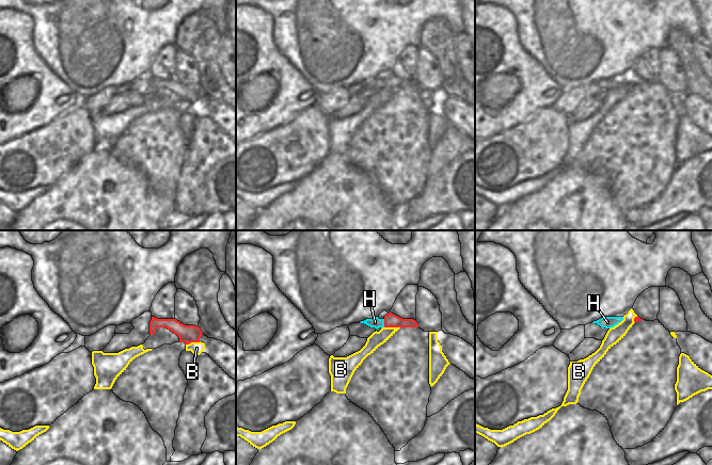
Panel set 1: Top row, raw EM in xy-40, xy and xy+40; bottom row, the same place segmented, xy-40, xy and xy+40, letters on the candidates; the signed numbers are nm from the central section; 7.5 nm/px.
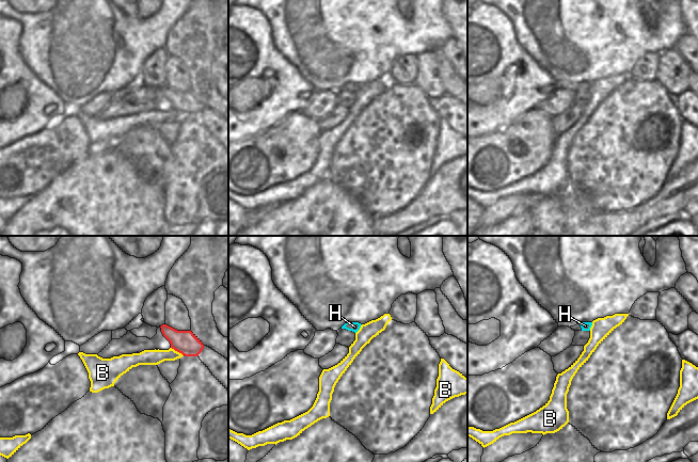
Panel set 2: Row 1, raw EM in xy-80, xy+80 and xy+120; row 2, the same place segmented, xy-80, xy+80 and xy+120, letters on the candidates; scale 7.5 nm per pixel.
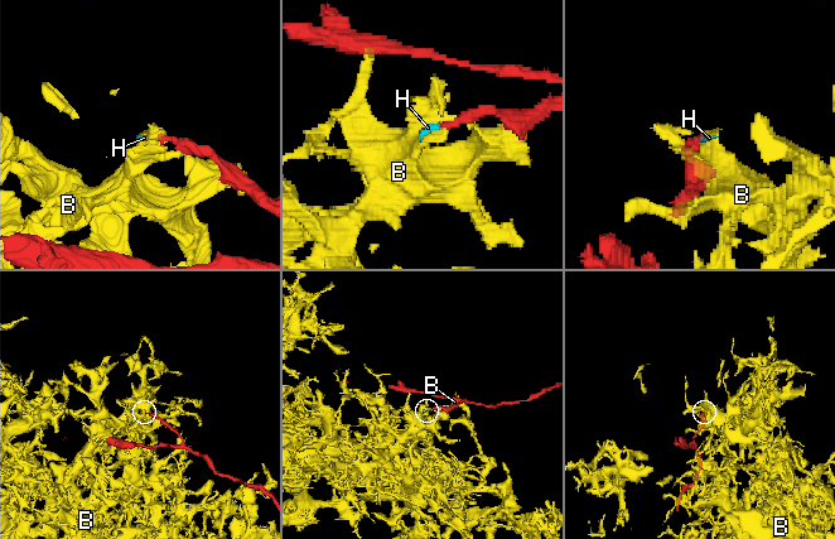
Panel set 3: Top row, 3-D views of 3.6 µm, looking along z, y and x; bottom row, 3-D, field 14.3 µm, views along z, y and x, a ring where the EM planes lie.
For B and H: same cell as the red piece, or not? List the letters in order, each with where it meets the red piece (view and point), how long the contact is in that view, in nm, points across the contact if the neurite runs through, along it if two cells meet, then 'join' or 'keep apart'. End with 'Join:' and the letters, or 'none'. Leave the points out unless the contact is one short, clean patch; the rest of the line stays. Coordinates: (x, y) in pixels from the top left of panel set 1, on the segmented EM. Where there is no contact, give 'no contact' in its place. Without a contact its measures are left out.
B: contact xy (393, 326); length 130 nm; keep apart
H: contact xy (384, 323); length 60 nm; way xy (391, 320), (384, 323), (375, 322); join
Join: H

